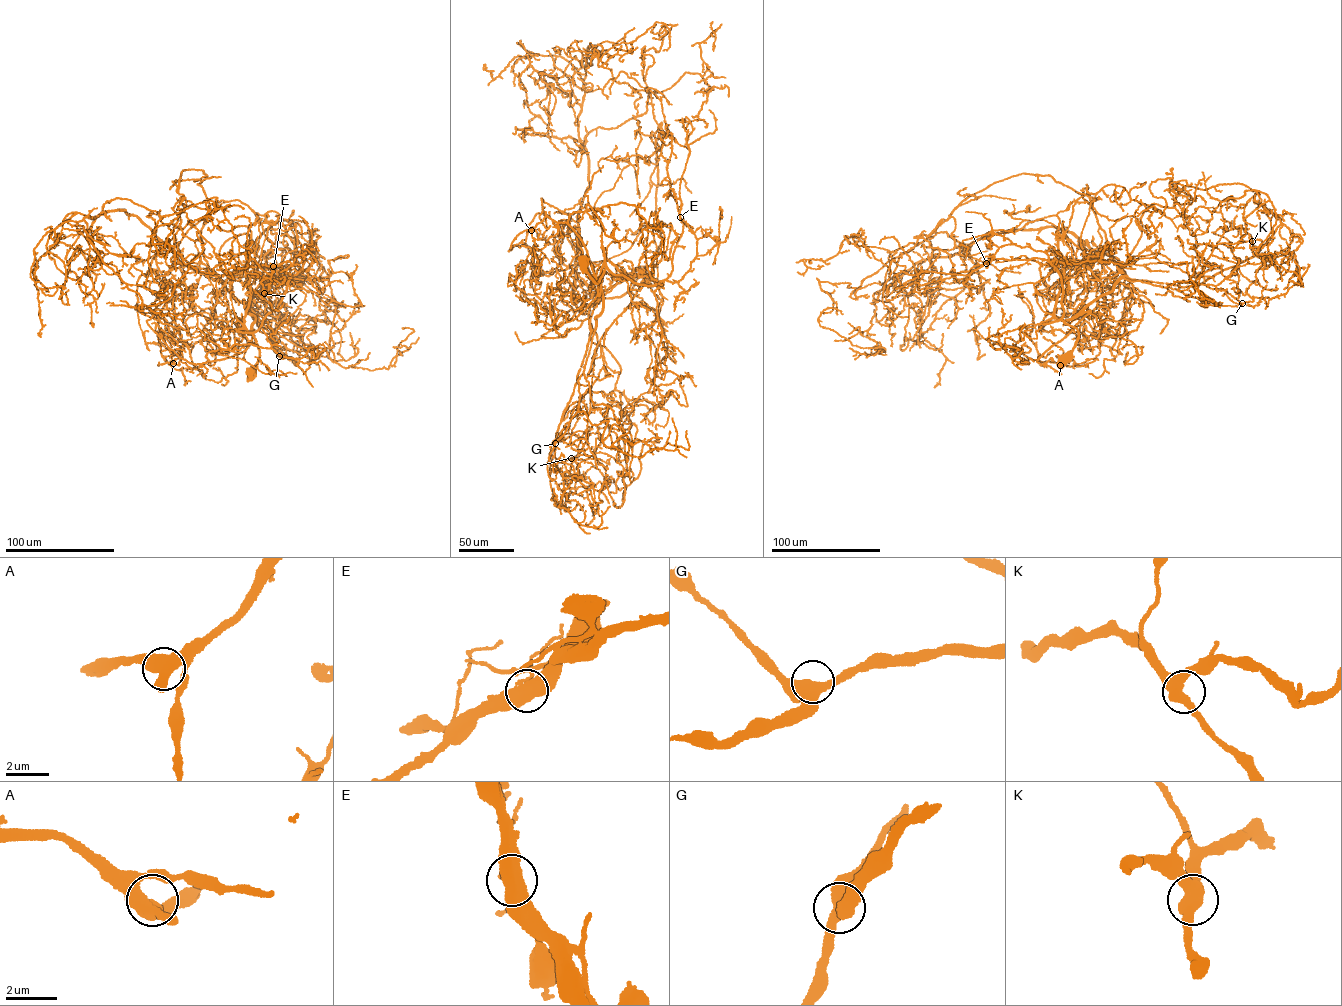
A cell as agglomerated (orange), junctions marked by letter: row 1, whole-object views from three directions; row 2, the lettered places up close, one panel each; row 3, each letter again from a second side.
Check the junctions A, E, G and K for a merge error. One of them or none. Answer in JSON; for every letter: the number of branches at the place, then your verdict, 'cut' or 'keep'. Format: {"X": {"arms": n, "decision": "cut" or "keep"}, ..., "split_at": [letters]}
{"A": {"arms": 3, "decision": "keep"}, "E": {"arms": 3, "decision": "keep"}, "G": {"arms": 3, "decision": "keep"}, "K": {"arms": 3, "decision": "keep"}, "split_at": []}

